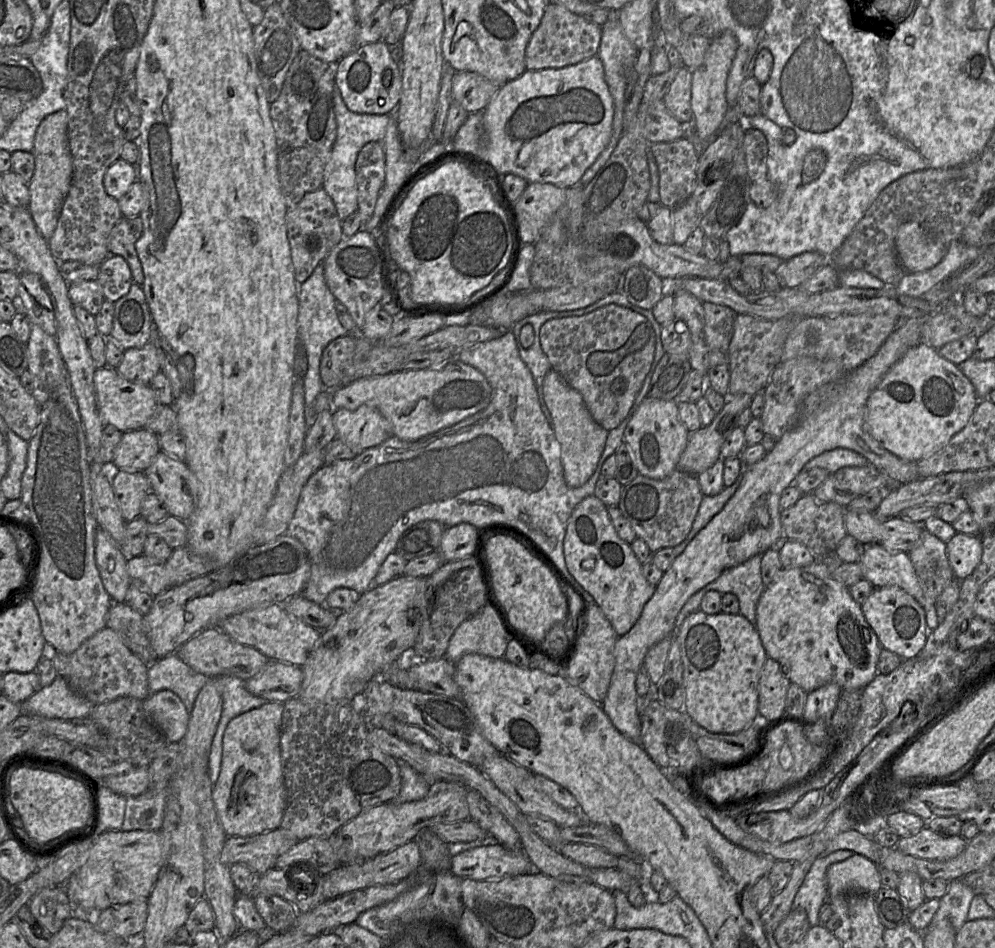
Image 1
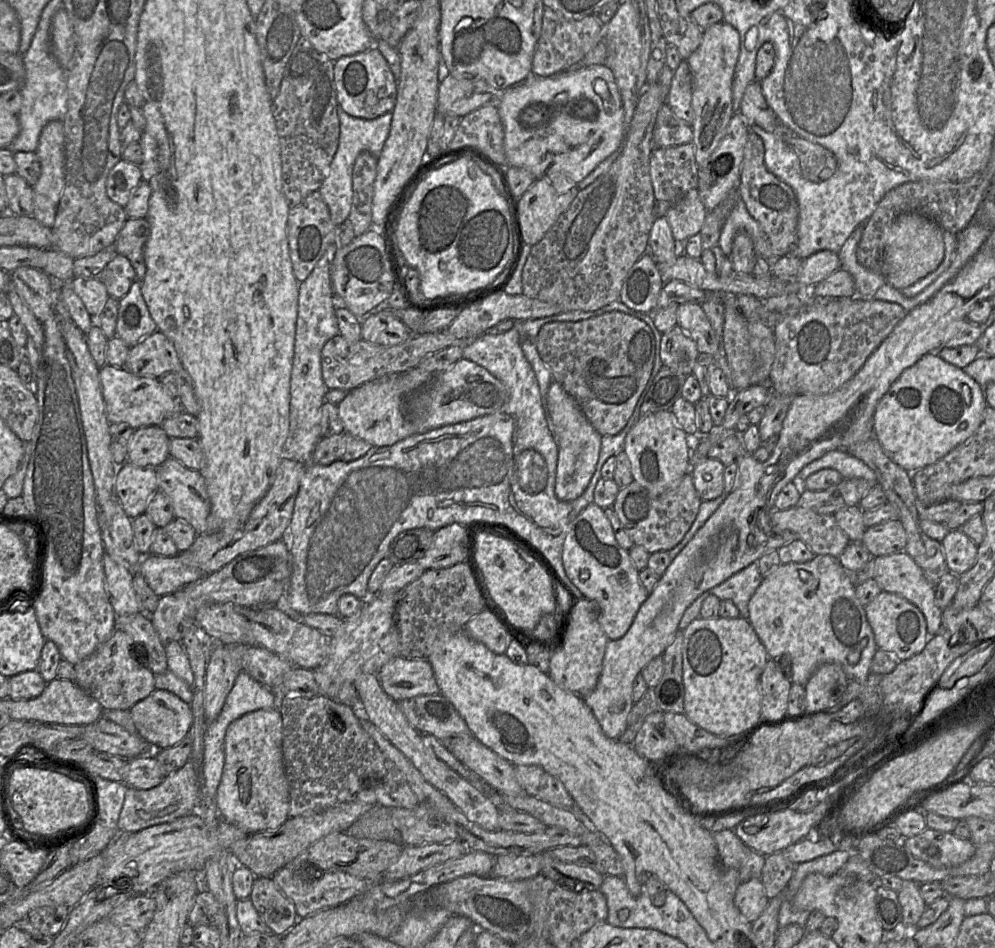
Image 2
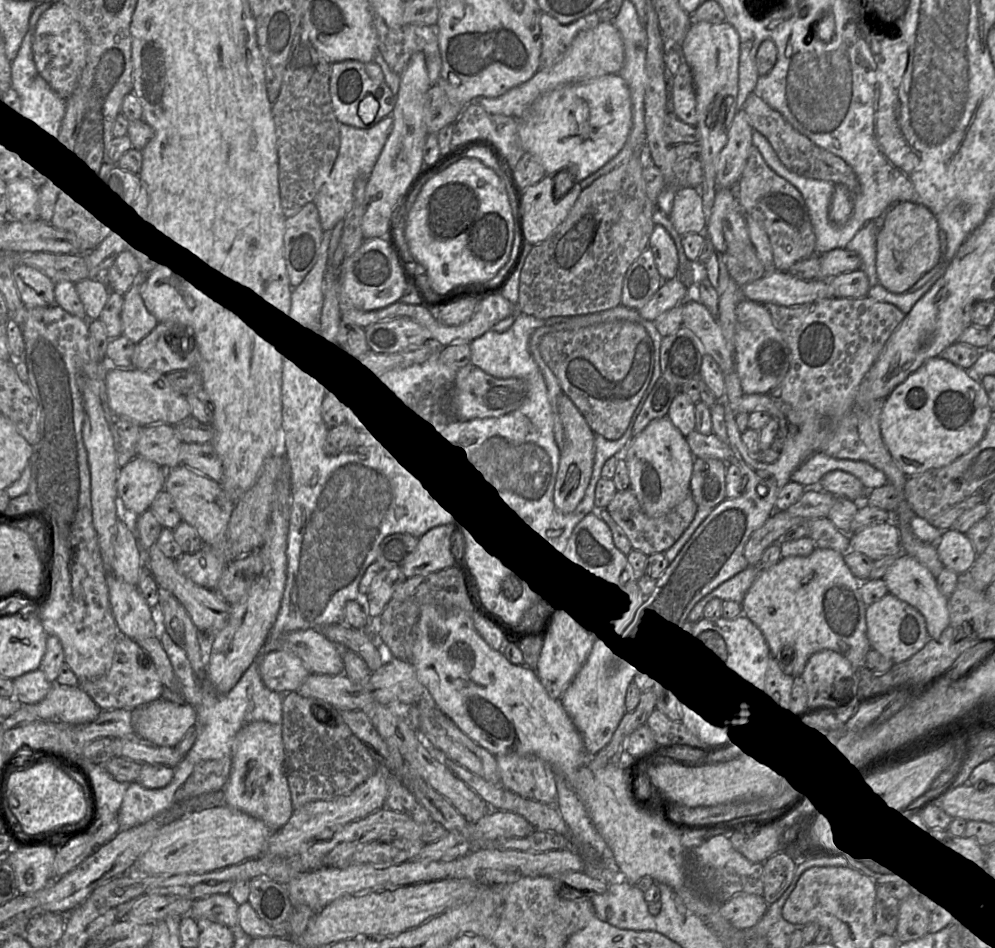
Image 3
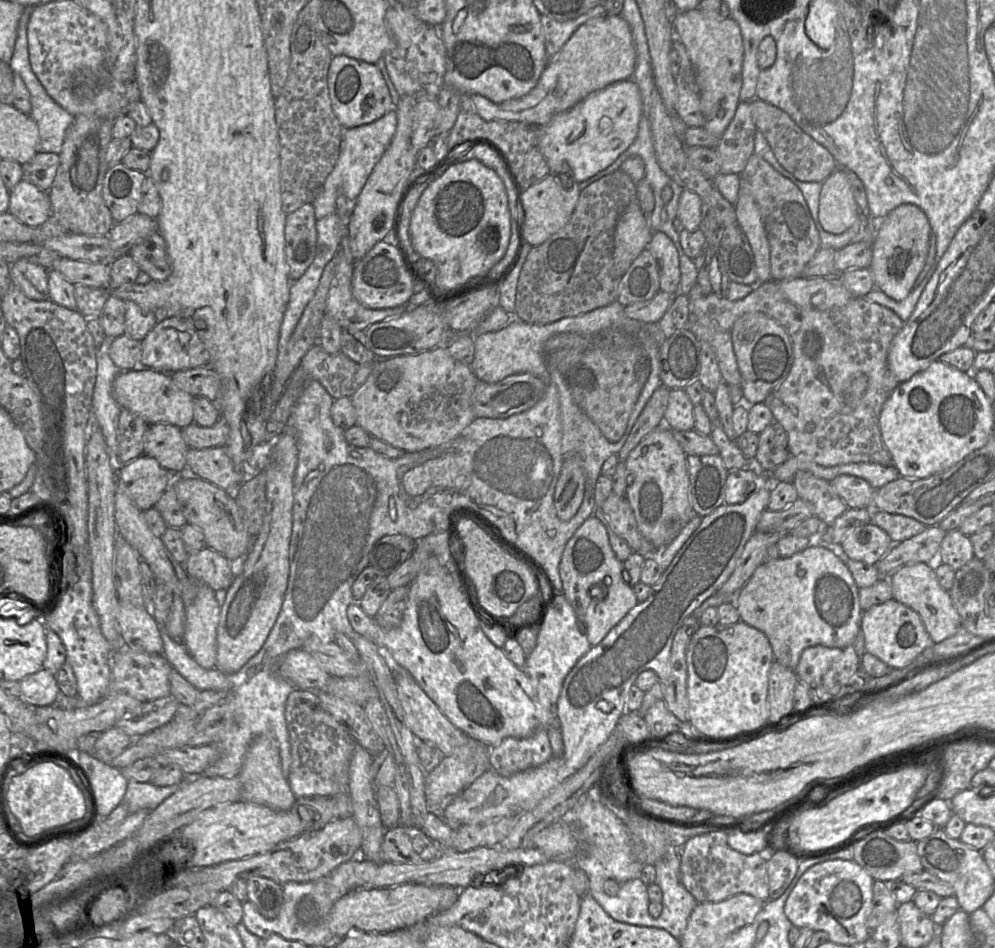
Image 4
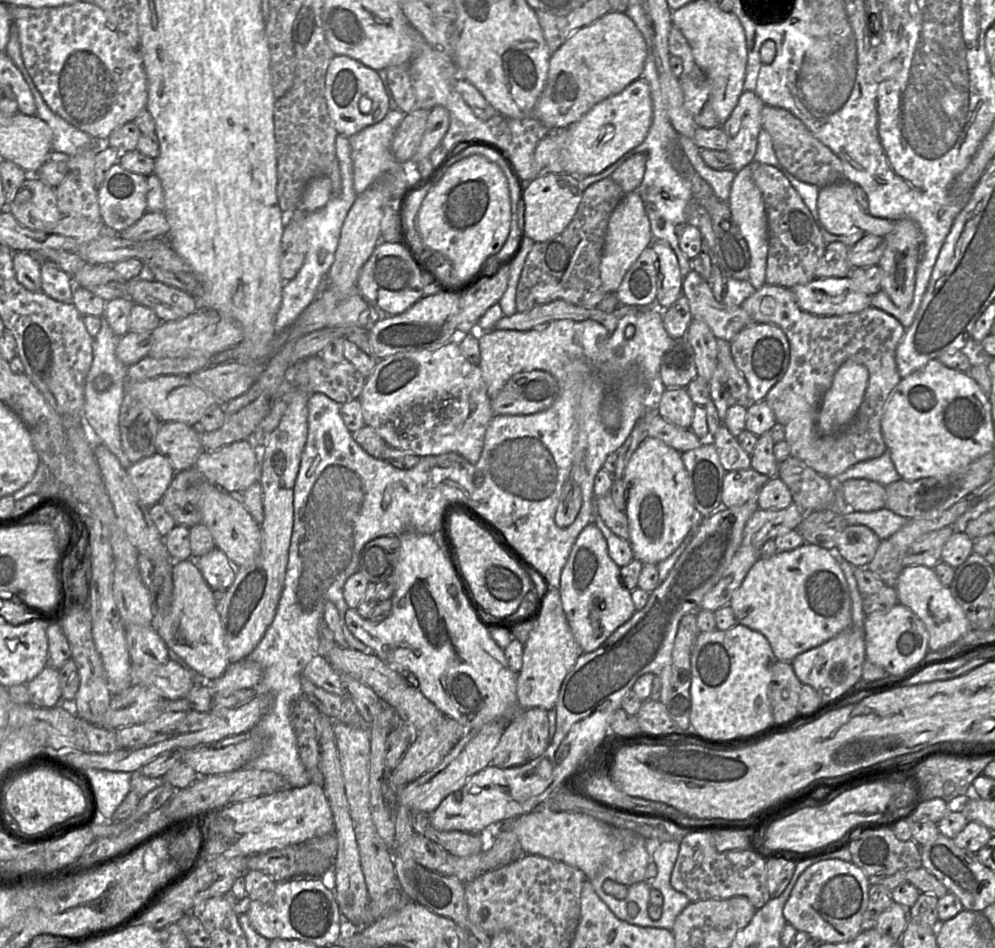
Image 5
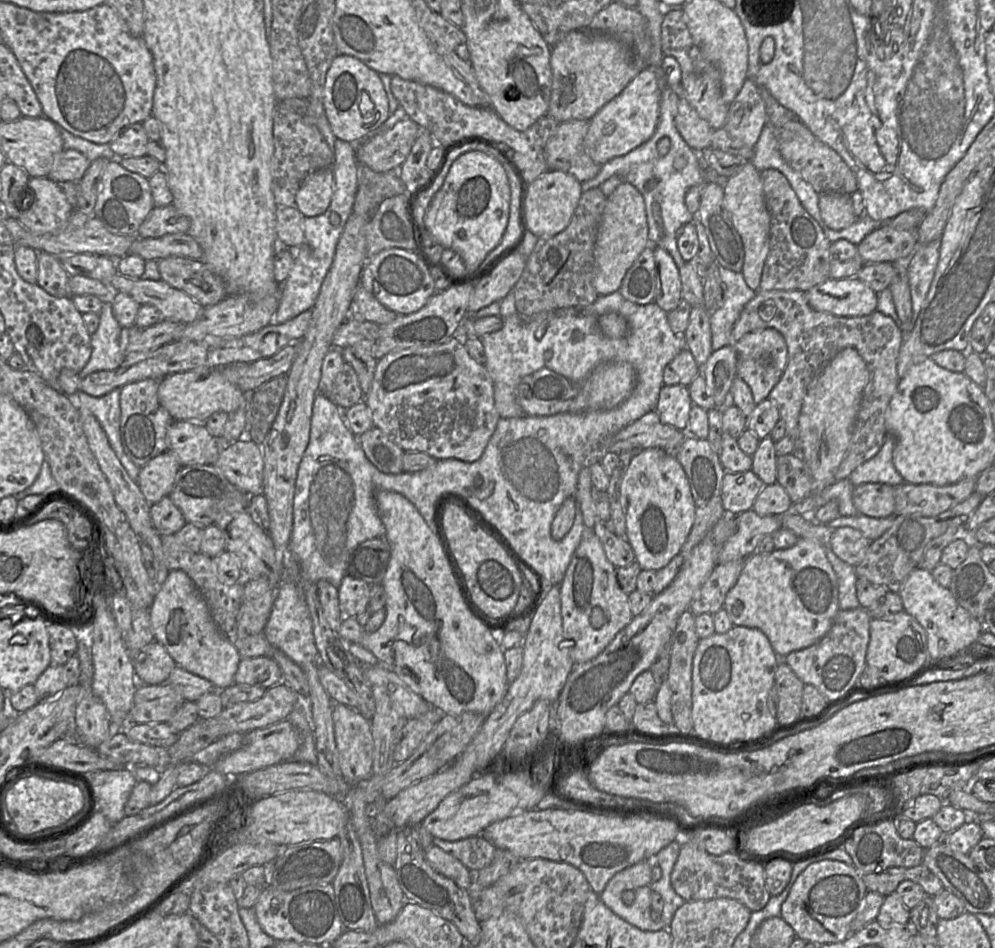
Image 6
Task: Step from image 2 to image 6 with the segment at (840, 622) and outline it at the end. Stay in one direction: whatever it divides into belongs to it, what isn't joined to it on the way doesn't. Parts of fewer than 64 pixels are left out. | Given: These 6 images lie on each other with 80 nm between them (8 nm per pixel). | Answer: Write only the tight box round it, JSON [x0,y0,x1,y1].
[723,538,839,658]

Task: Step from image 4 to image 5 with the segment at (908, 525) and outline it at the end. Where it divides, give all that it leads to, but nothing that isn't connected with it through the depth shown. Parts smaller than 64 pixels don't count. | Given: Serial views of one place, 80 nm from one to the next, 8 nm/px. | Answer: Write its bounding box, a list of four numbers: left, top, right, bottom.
[838,508,908,540]

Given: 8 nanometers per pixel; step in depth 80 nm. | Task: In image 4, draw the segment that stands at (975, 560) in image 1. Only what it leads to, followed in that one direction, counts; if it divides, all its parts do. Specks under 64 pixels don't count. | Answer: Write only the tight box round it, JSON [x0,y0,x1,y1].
[939,529,974,571]

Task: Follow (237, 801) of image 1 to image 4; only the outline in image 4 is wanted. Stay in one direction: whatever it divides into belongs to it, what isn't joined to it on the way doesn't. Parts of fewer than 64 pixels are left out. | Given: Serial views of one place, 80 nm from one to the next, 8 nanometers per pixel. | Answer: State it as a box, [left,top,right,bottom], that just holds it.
[238,736,296,811]

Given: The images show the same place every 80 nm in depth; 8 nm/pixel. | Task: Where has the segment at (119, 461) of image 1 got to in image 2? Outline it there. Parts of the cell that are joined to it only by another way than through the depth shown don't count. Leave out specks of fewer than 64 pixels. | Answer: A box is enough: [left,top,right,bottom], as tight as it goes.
[127,425,170,468]

